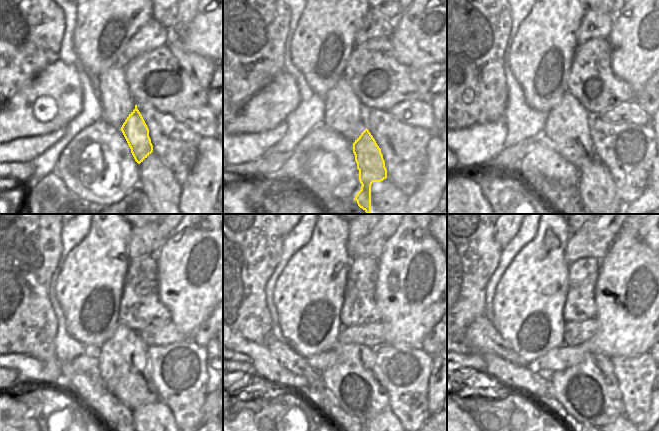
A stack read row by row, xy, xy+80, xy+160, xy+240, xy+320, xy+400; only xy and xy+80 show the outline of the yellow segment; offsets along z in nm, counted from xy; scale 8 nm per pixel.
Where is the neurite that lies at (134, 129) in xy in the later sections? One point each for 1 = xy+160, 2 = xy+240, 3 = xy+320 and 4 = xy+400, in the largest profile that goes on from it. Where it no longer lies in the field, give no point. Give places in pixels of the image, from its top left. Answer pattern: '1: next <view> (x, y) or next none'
1: next xy+160 (596, 188)
2: next xy+240 (157, 417)
3: next xy+320 (386, 417)
4: next xy+400 (621, 417)

